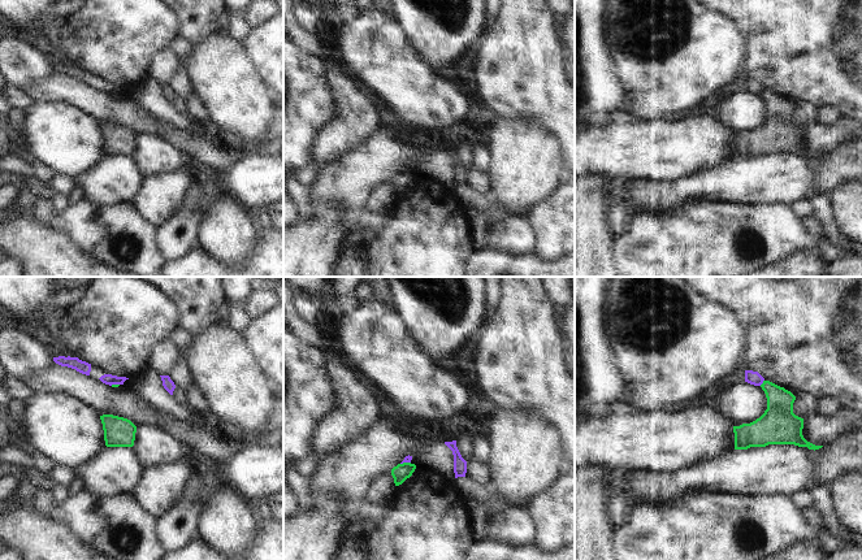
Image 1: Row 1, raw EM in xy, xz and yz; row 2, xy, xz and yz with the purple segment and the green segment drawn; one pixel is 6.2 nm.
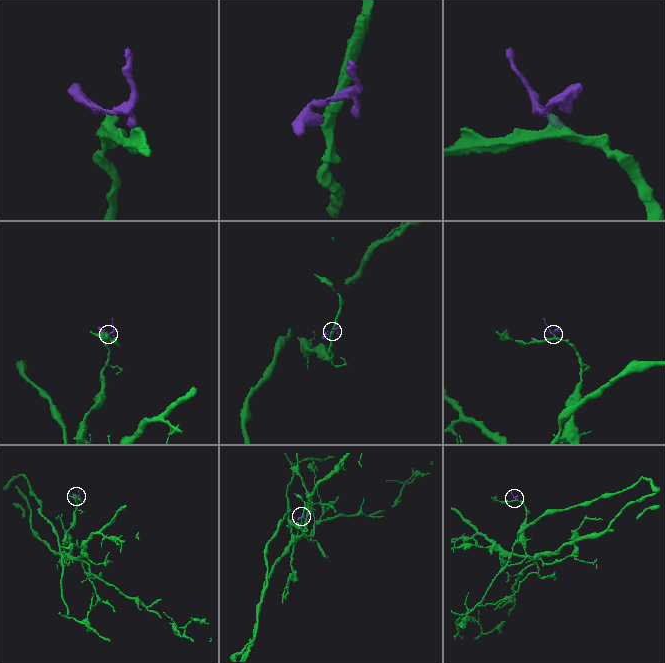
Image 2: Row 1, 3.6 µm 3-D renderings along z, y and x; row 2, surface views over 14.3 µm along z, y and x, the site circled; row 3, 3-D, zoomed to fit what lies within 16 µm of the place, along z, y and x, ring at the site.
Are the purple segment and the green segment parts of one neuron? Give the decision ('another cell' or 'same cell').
another cell

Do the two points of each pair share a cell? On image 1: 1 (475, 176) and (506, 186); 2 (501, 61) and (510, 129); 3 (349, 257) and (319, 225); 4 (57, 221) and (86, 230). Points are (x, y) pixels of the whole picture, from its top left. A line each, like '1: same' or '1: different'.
1: different
2: different
3: different
4: same

